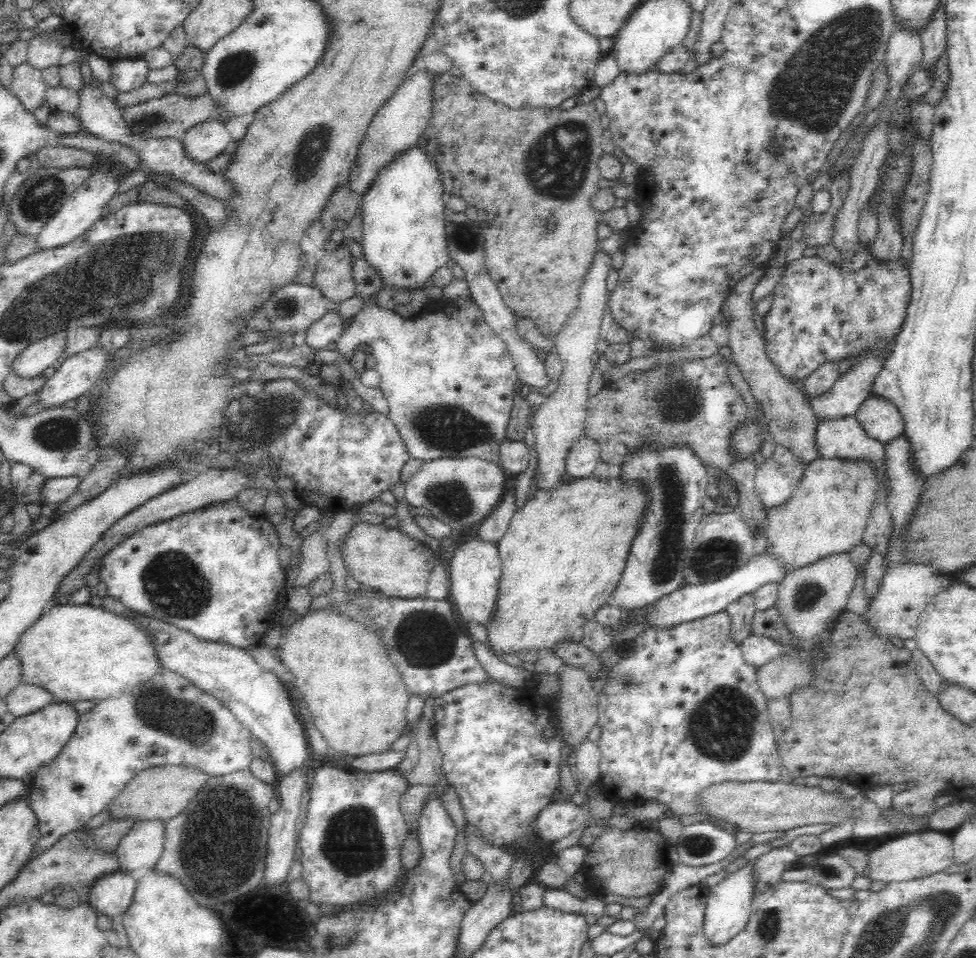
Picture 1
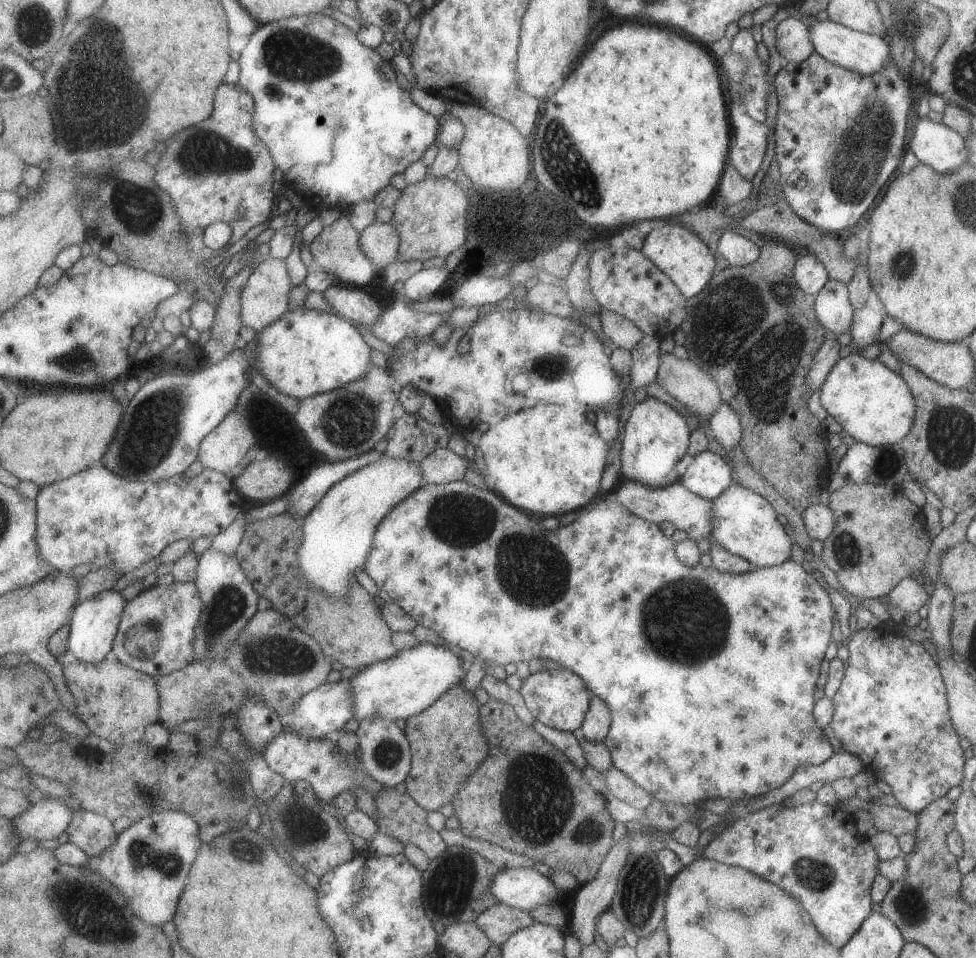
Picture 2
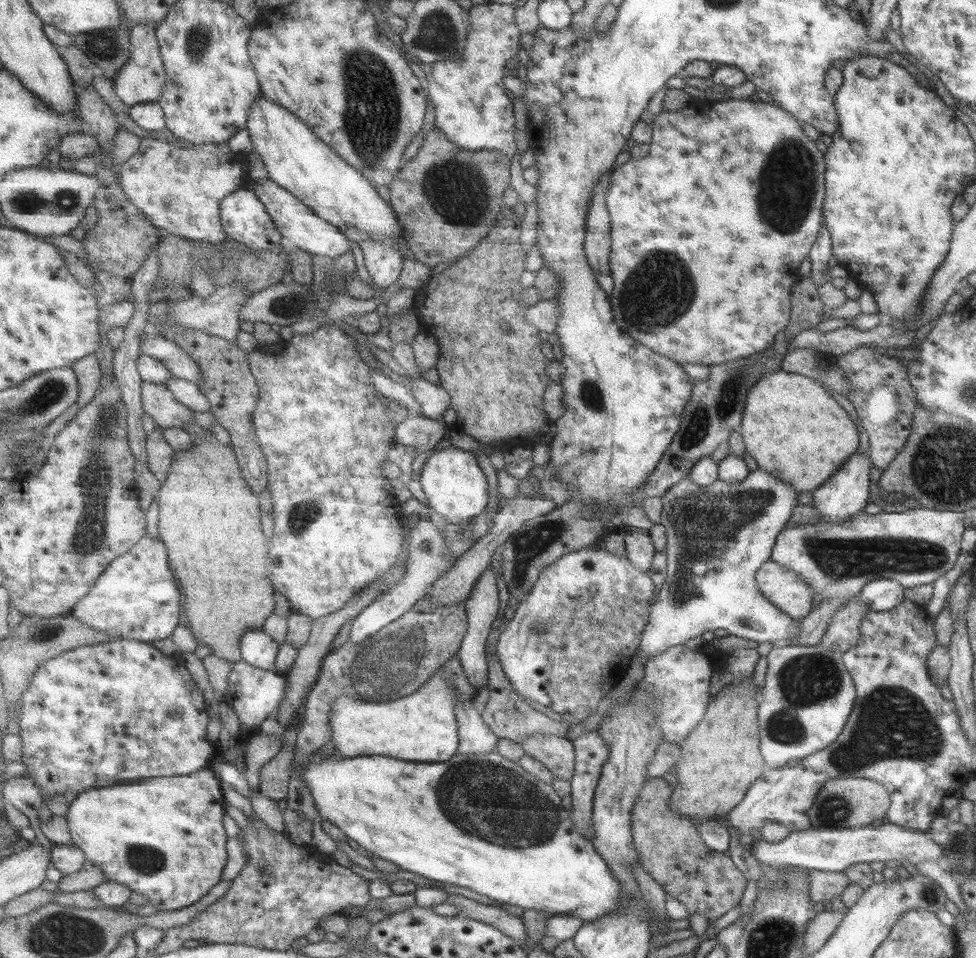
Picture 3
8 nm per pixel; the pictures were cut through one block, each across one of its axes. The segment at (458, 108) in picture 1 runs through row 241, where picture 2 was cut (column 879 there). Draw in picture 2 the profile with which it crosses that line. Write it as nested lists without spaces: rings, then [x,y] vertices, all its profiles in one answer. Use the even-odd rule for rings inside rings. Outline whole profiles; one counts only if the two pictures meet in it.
[[[871,483],[844,484],[835,492],[829,493],[827,504],[835,516],[835,528],[825,540],[822,540],[820,558],[827,568],[834,572],[841,590],[856,596],[861,601],[864,598],[883,600],[902,578],[919,575],[922,572],[932,539],[926,529],[926,518],[922,508],[911,503],[900,486],[888,487]]]

